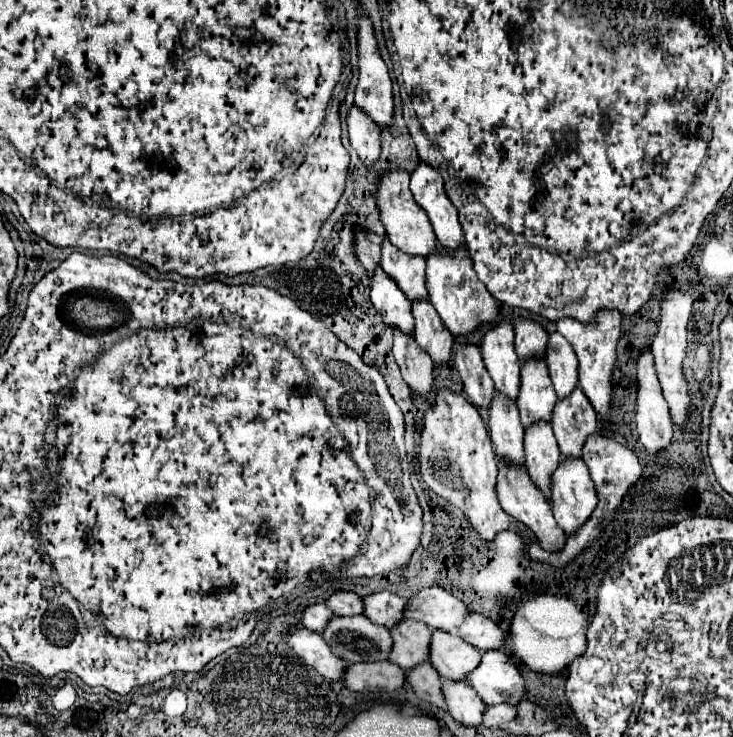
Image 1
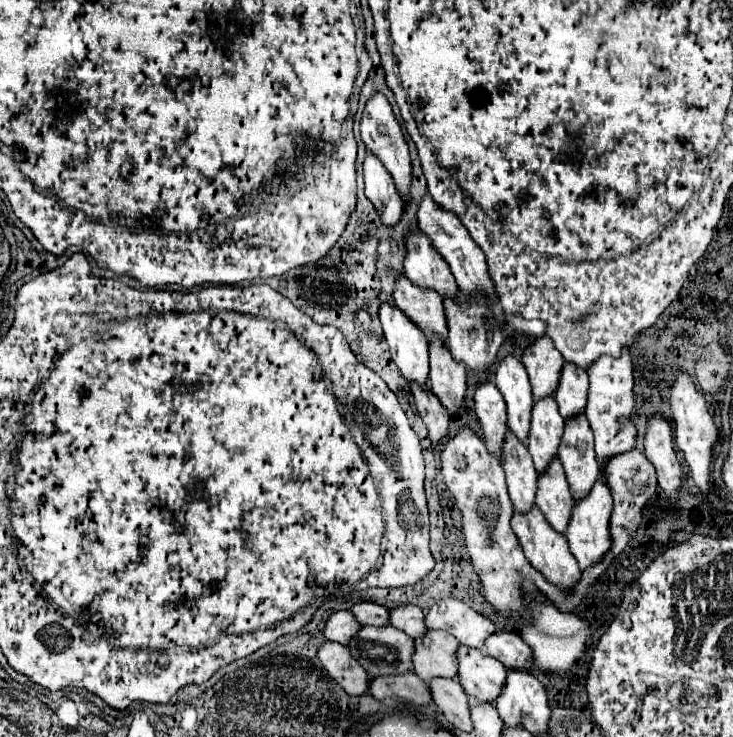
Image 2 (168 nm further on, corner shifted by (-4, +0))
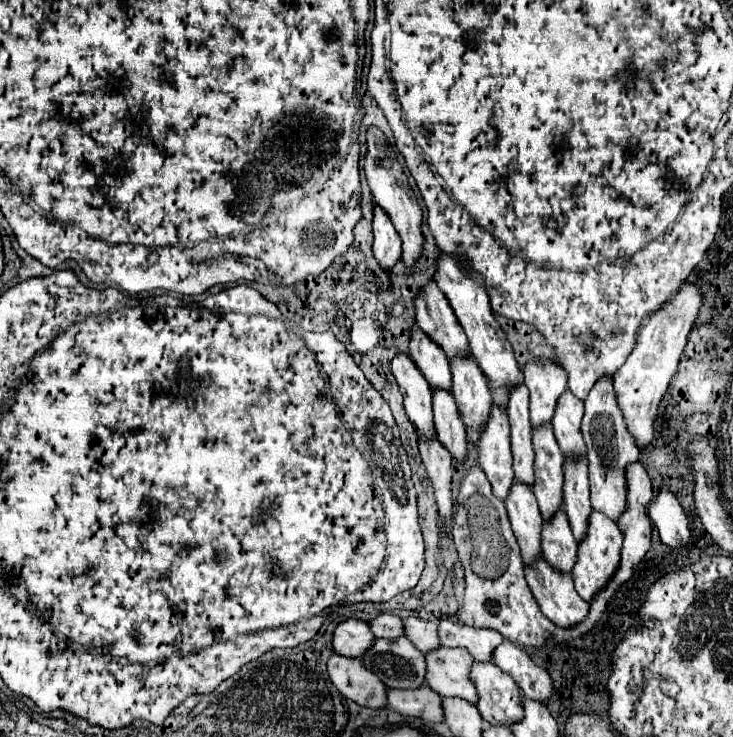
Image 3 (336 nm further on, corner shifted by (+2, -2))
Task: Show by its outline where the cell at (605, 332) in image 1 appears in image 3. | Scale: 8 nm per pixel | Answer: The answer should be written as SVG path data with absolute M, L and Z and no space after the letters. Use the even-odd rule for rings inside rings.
M607 375L607 379L599 379L599 383L595 383L595 387L589 391L581 429L589 457L591 505L597 511L603 511L611 521L617 521L617 517L625 511L625 467L639 459L639 447L635 439L631 439L623 413L619 411L611 375Z

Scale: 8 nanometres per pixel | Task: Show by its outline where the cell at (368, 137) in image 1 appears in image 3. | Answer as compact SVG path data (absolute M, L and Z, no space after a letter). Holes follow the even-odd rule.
M377 203L373 205L373 235L373 255L379 265L389 271L401 257L401 239L391 219L387 219L387 213Z

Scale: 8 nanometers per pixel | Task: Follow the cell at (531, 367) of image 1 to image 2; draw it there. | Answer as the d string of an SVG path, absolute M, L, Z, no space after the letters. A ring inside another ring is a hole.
M545 397L545 401L535 401L527 447L539 475L543 475L545 469L551 465L551 461L557 459L563 427L565 427L565 421L561 421L561 415L557 413L557 403L553 397Z

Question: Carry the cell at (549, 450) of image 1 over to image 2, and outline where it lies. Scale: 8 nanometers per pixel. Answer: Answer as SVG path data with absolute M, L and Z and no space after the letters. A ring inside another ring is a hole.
M553 461L549 467L549 473L545 477L539 477L539 491L537 491L537 507L547 519L547 523L561 535L565 535L571 509L573 509L573 497L569 491L569 483L565 479L563 467L559 461Z

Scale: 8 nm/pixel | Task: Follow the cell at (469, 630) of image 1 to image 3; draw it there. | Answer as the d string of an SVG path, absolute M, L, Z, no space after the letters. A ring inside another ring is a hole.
M503 641L491 661L501 667L507 675L515 679L519 689L537 701L547 701L551 695L551 677L539 667L523 649L515 647L511 641Z

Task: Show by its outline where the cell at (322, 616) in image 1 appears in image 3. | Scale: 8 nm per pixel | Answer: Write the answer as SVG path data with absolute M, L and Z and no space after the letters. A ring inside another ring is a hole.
M345 619L335 627L333 651L343 657L361 657L375 641L369 625L361 619Z

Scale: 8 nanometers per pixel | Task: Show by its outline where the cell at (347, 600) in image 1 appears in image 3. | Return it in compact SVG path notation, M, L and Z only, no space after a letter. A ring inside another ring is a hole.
M381 613L379 617L369 621L369 627L375 637L397 639L403 635L403 621L401 621L401 617L393 615L393 613Z

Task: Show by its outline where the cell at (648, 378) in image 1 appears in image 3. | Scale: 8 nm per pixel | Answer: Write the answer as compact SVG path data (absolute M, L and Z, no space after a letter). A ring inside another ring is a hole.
M663 485L657 493L657 497L651 501L649 517L665 545L669 545L673 549L679 545L687 545L689 519L687 519L683 507L679 505L677 497L673 495L673 491L667 485Z

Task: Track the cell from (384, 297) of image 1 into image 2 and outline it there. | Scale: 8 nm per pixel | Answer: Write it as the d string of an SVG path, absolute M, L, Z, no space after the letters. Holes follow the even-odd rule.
M389 303L381 305L379 321L399 373L407 381L415 381L421 389L429 389L429 343L421 337L421 329Z

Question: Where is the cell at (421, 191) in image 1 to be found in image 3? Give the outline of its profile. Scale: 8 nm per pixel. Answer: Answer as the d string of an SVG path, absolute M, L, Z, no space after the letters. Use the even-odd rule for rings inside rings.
M441 251L441 255L437 257L437 267L435 267L433 279L439 285L439 289L445 293L445 297L449 299L461 327L465 329L465 335L469 339L469 351L477 359L479 367L483 369L483 373L489 379L493 403L497 403L501 409L505 409L509 387L515 383L521 383L523 373L519 371L519 365L515 361L515 355L513 355L511 343L507 341L505 331L501 329L501 325L497 323L493 311L491 311L491 301L489 301L487 289L483 287L483 279L479 279L479 275L475 275L475 279L471 279L465 273L467 271L463 271L455 263L455 259L451 259L451 255L443 255L443 251Z

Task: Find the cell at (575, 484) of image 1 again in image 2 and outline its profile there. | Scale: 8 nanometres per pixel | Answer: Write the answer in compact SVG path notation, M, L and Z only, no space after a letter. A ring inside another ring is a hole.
M597 481L597 485L593 487L593 493L589 493L589 497L585 497L585 501L577 501L573 507L573 517L571 517L569 529L567 529L567 541L569 541L569 549L571 549L573 557L577 559L581 571L599 563L605 557L605 553L611 549L611 543L613 543L611 533L609 533L611 509L613 509L611 491L601 481Z

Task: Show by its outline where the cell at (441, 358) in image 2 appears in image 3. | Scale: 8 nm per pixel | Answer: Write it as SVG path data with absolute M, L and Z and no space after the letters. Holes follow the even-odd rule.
M435 389L433 391L433 415L435 415L435 431L437 439L449 449L453 459L463 461L467 455L467 431L463 427L459 405L451 391Z

